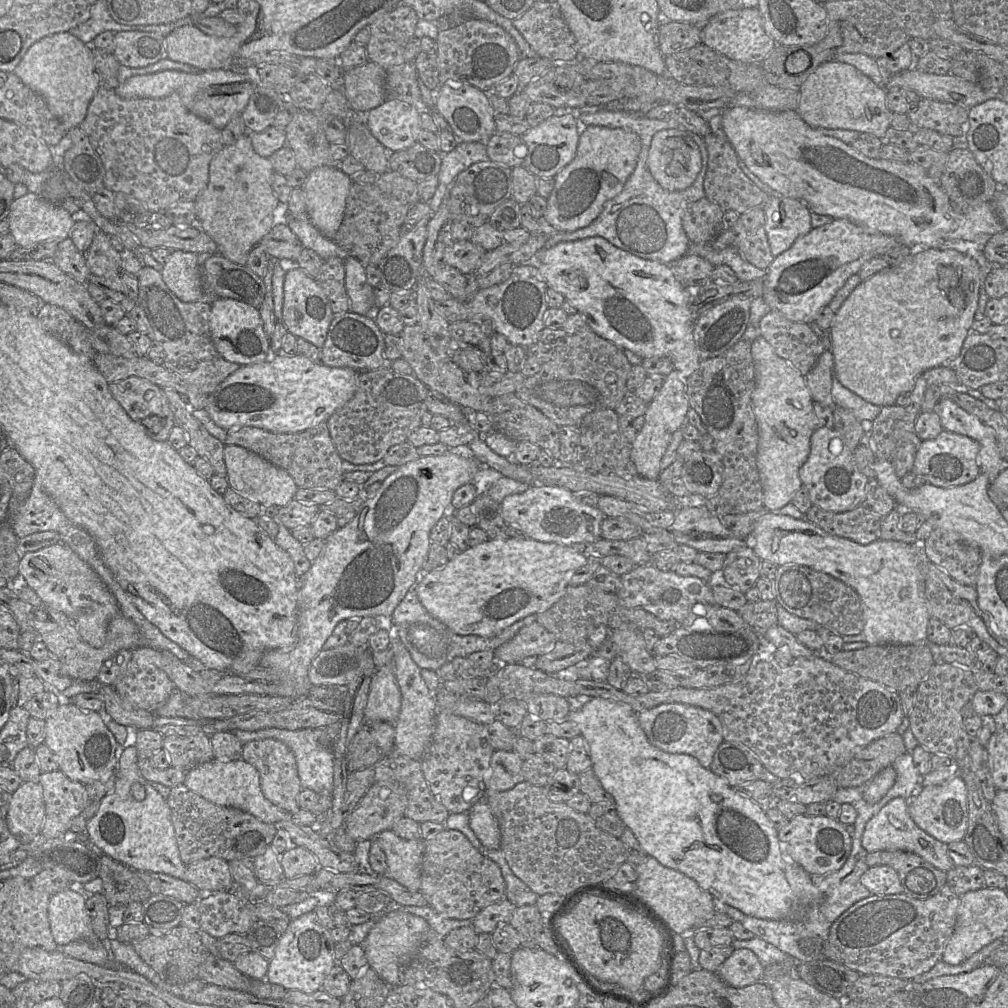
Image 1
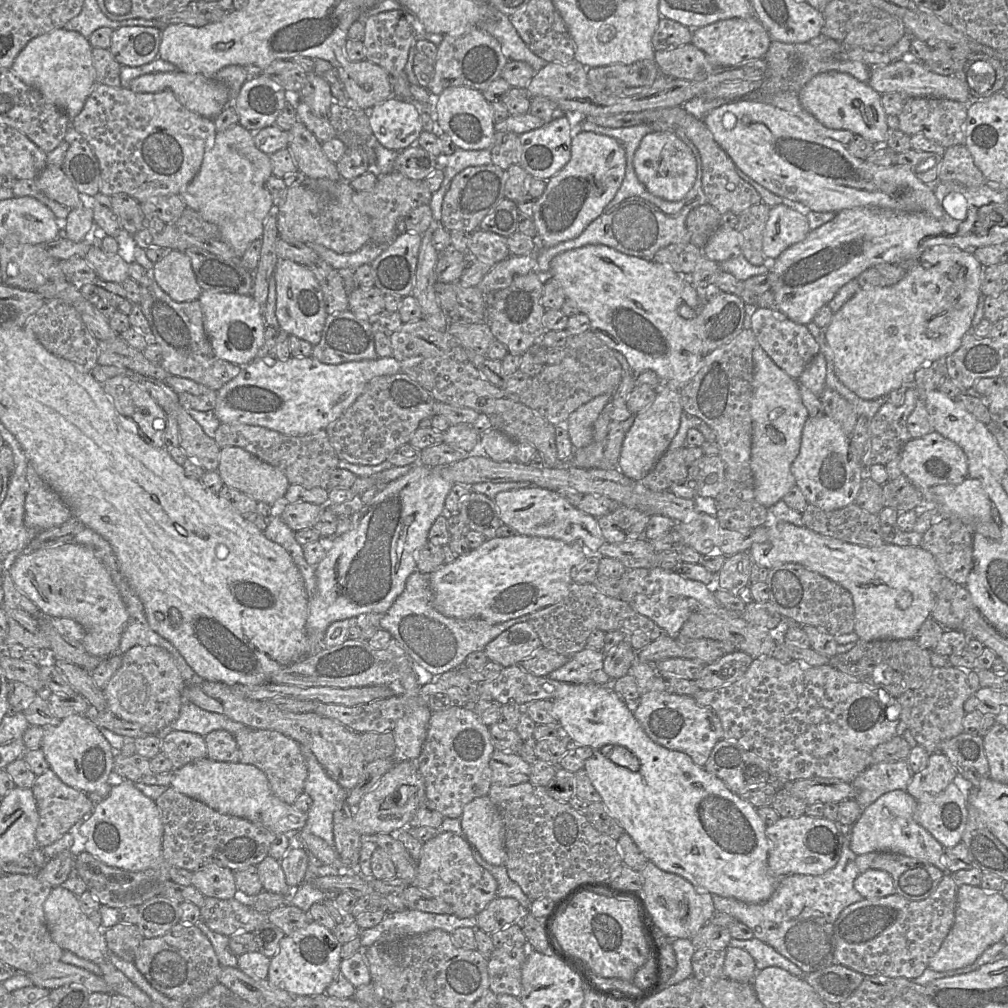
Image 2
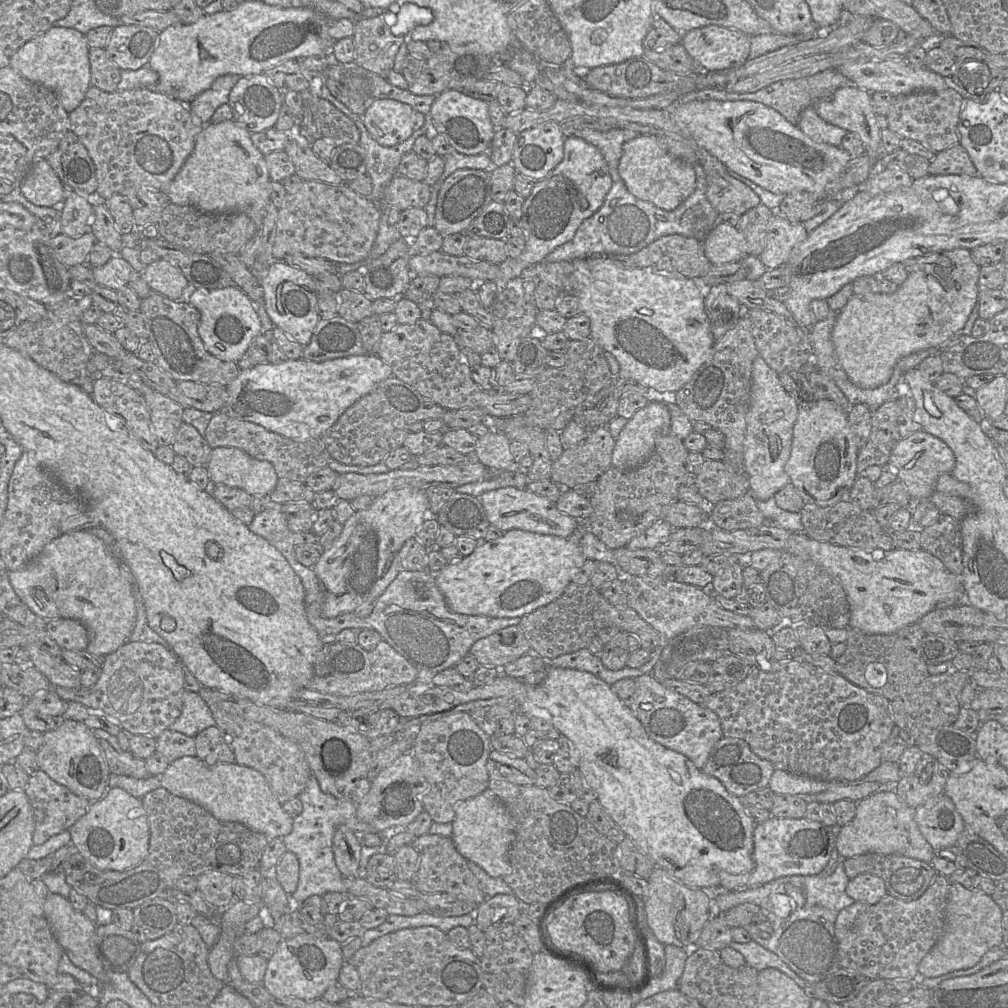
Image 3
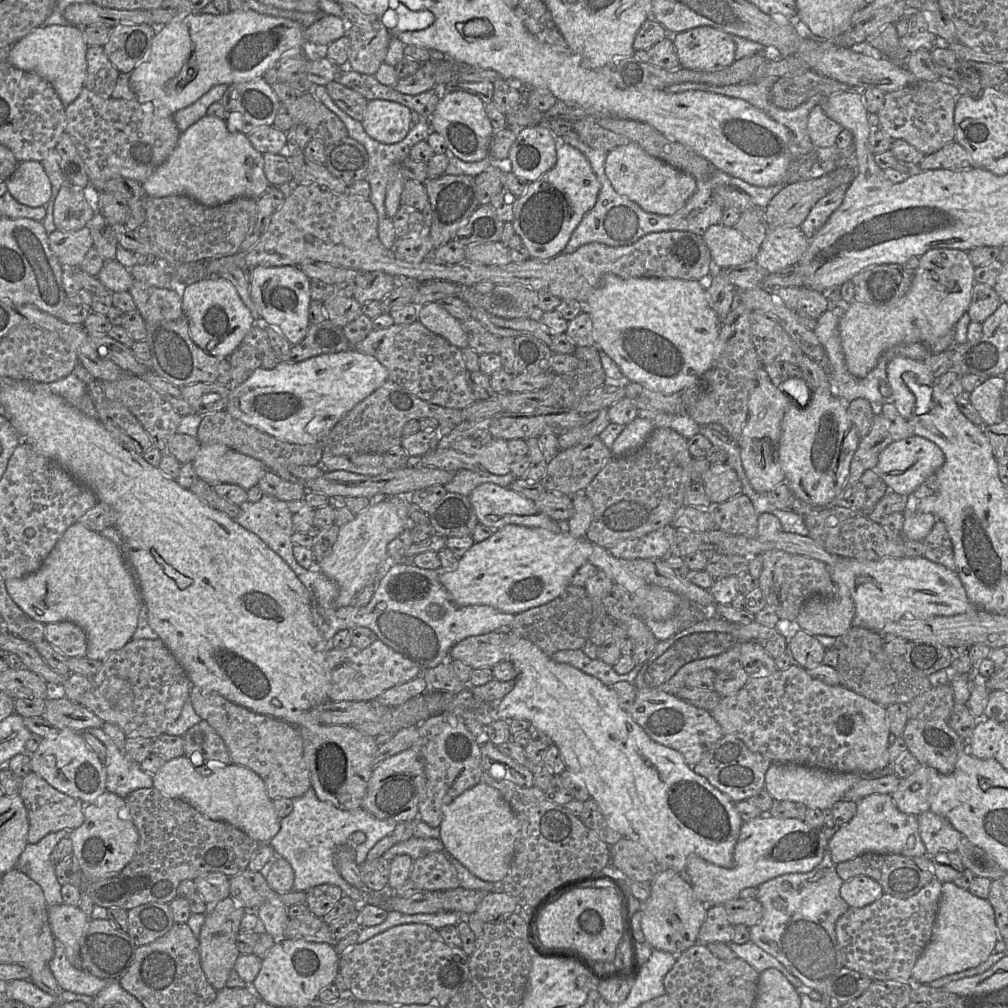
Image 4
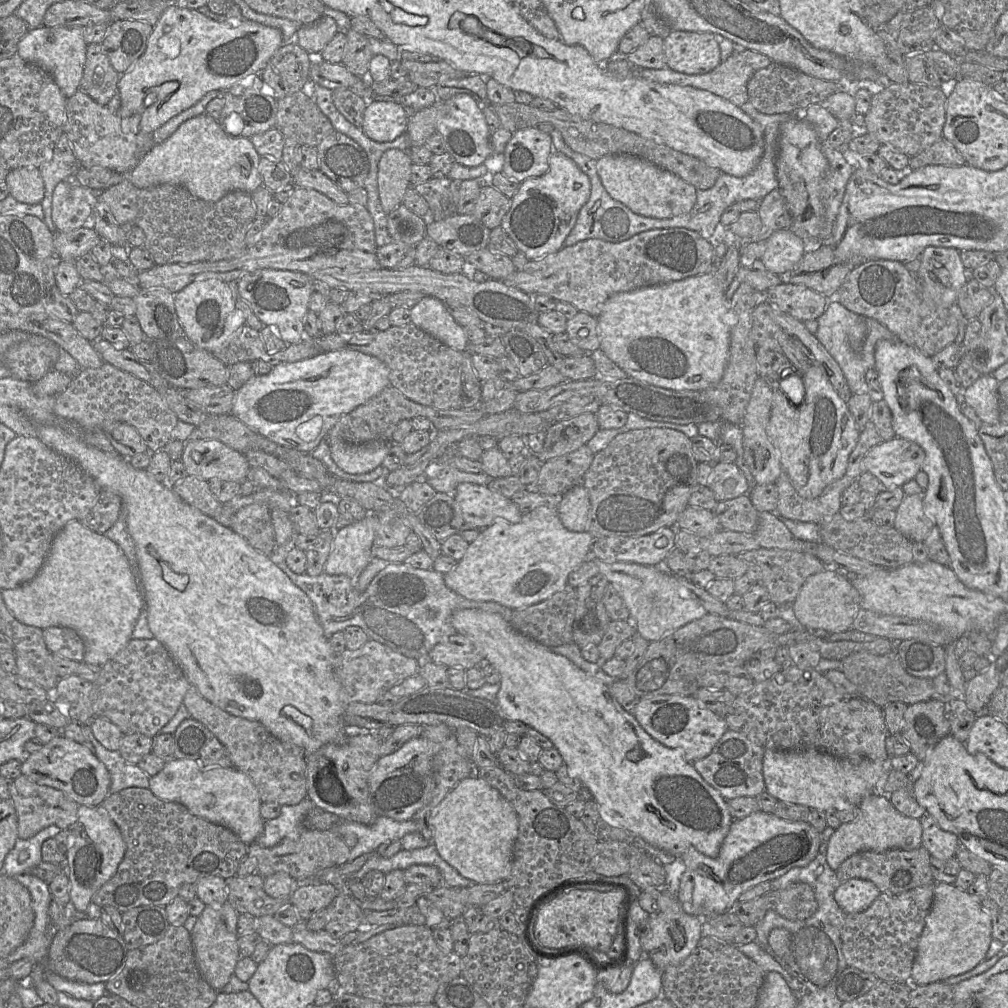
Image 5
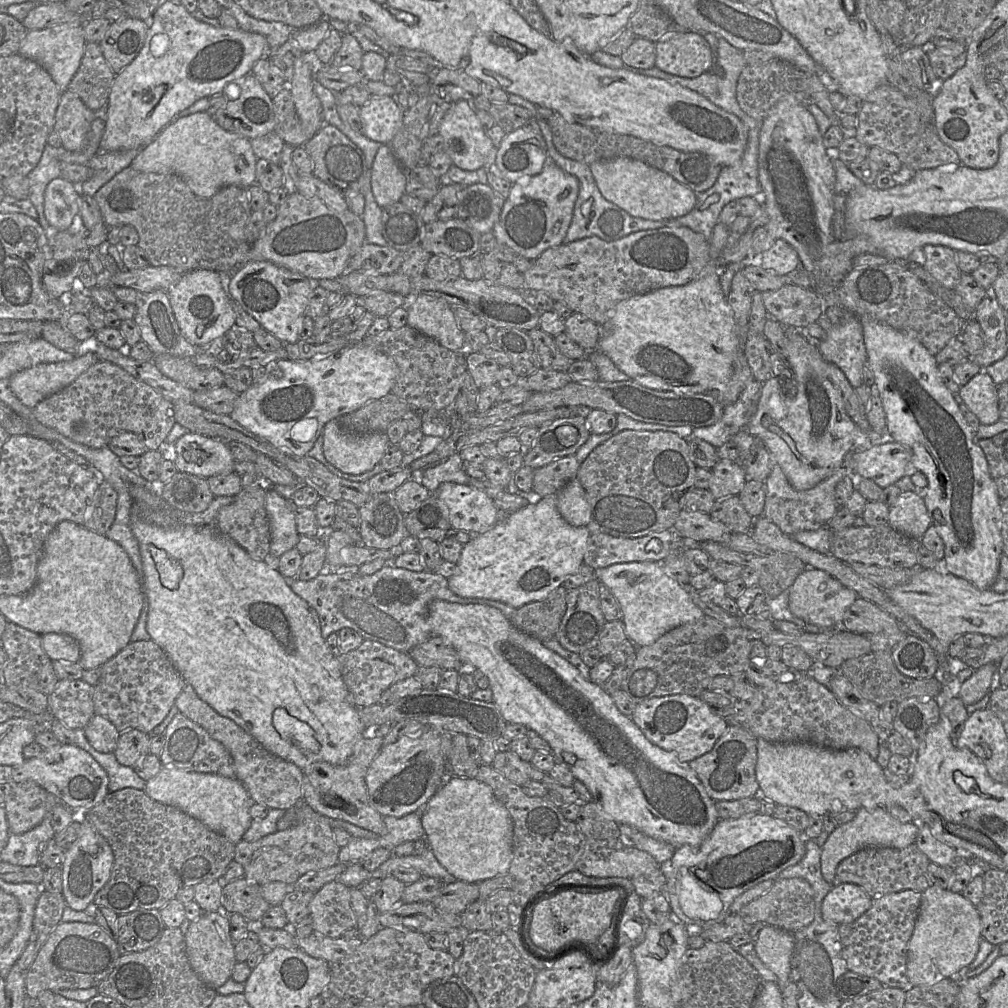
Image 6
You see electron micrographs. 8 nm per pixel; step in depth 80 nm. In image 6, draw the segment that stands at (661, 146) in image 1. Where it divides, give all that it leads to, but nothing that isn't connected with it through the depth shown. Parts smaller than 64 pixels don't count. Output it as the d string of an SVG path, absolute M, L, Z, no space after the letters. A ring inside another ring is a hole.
M617 157L594 162L590 169L603 197L634 217L652 221L674 219L688 214L696 204L693 190L640 160Z

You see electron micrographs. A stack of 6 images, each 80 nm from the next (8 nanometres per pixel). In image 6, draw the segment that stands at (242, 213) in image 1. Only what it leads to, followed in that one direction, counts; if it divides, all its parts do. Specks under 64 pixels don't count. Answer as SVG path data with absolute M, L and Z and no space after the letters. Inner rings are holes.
M203 111L168 124L140 151L130 166L144 173L176 174L195 195L210 198L226 186L248 188L256 183L257 159L250 139L225 131Z

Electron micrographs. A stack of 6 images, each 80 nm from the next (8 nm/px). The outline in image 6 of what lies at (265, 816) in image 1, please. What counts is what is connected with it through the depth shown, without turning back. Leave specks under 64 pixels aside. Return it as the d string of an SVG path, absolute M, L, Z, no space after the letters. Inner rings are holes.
M163 765L154 777L146 781L144 792L153 800L176 807L196 818L234 844L243 839L253 820L249 810L255 802L238 779Z

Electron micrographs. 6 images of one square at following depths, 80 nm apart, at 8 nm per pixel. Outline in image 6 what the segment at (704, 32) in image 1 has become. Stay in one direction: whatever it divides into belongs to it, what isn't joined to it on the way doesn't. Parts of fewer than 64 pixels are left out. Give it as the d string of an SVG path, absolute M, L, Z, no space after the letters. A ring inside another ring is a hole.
M675 31L656 42L655 67L675 76L696 78L713 66L713 52L705 36Z

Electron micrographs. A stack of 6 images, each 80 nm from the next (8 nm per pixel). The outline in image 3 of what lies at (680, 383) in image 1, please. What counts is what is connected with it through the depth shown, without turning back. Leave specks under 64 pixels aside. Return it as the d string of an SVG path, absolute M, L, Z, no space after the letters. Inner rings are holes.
M659 400L650 401L628 420L616 438L612 466L633 469L652 454L656 440L669 432L671 416L668 406Z

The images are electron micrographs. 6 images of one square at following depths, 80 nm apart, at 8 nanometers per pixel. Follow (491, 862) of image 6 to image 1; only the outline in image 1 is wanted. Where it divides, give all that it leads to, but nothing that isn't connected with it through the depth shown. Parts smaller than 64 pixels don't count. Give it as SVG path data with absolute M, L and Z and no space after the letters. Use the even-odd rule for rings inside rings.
M487 799L476 802L468 811L469 825L481 844L492 850L501 847L501 830L496 816L493 814Z

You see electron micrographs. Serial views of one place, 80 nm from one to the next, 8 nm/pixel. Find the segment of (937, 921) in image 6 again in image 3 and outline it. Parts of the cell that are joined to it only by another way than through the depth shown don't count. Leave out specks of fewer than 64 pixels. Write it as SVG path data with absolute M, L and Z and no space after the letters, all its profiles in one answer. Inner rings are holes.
M951 882L944 930L936 944L920 961L918 973L924 977L937 977L948 972L973 967L990 949L999 947L1003 938L1002 911L991 895Z

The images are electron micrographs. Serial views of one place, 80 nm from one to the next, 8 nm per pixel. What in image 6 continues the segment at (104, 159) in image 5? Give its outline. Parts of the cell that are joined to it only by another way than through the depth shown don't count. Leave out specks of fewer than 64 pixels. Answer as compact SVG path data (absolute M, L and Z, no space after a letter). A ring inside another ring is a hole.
M66 90L60 96L53 131L59 135L63 148L80 151L96 118L96 112L87 108L76 94Z

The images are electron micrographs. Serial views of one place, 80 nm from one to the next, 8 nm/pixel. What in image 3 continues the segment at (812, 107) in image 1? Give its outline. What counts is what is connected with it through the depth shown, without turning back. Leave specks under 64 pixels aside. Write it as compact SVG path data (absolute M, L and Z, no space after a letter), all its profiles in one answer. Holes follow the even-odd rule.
M856 86L837 89L814 105L826 122L857 134L875 161L881 154L881 128L871 105L871 93Z

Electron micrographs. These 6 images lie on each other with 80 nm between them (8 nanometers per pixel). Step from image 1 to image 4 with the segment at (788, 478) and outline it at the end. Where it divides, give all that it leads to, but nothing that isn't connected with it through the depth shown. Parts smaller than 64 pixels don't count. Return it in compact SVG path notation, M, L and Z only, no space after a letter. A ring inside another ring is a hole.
M761 365L756 372L755 385L748 400L748 416L740 437L740 456L750 484L762 494L785 482L779 459L779 441L782 419L790 402L793 400L773 385Z

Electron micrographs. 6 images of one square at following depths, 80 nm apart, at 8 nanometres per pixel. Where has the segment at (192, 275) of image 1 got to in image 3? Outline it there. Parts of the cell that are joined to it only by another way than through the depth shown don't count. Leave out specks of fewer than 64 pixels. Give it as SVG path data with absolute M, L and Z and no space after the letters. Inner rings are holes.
M164 259L147 265L140 273L151 290L174 301L180 301L183 290L189 285L182 272Z

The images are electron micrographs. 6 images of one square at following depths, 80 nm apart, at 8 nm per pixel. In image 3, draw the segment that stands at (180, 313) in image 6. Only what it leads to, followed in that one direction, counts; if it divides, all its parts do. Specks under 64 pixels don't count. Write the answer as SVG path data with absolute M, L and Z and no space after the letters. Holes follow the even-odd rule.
M236 287L196 288L188 303L200 312L198 334L205 349L221 360L237 362L262 332L261 321L251 300Z

